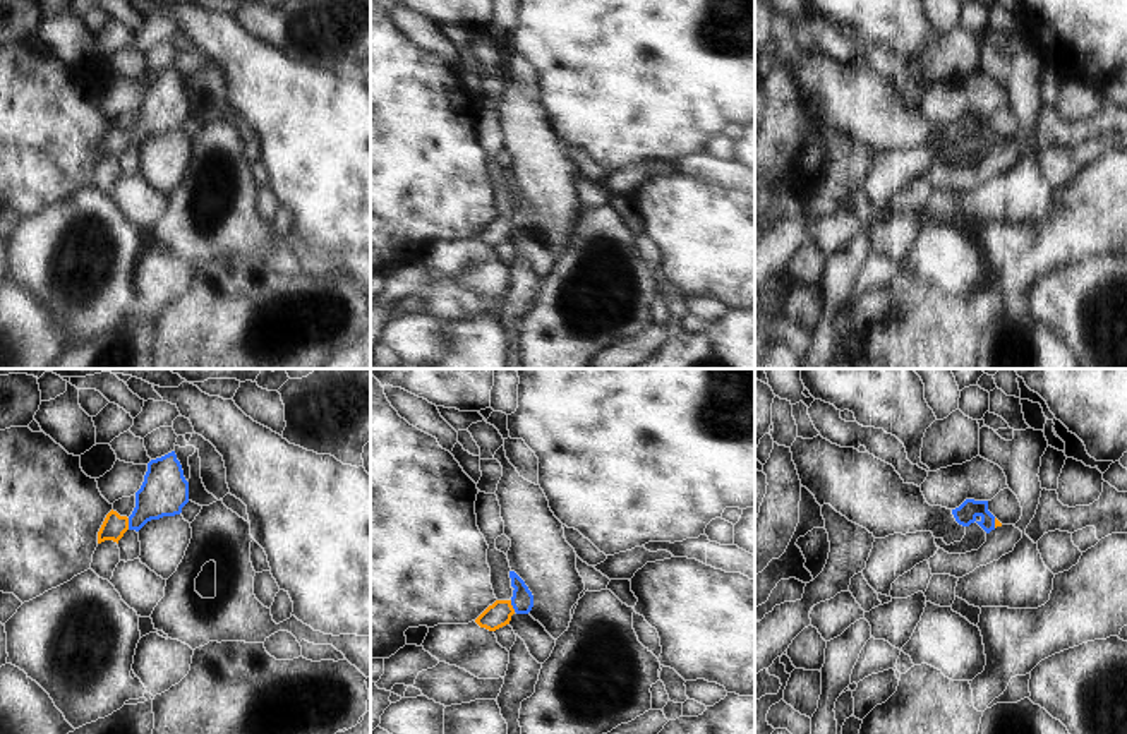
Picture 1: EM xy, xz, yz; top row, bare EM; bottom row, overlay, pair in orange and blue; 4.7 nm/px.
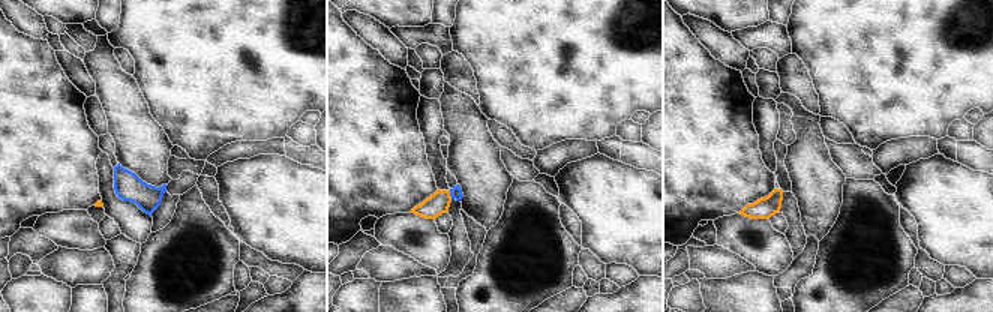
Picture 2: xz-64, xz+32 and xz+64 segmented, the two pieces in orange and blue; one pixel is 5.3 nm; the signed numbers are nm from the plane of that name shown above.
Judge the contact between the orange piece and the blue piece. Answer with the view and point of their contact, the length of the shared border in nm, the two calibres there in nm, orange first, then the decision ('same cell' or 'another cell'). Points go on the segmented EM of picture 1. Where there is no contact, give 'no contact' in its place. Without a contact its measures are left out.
meets orange in xy at (127, 523); contact 60 nm long; 120 nm thick on the orange side, 220 nm on the other; same cell

